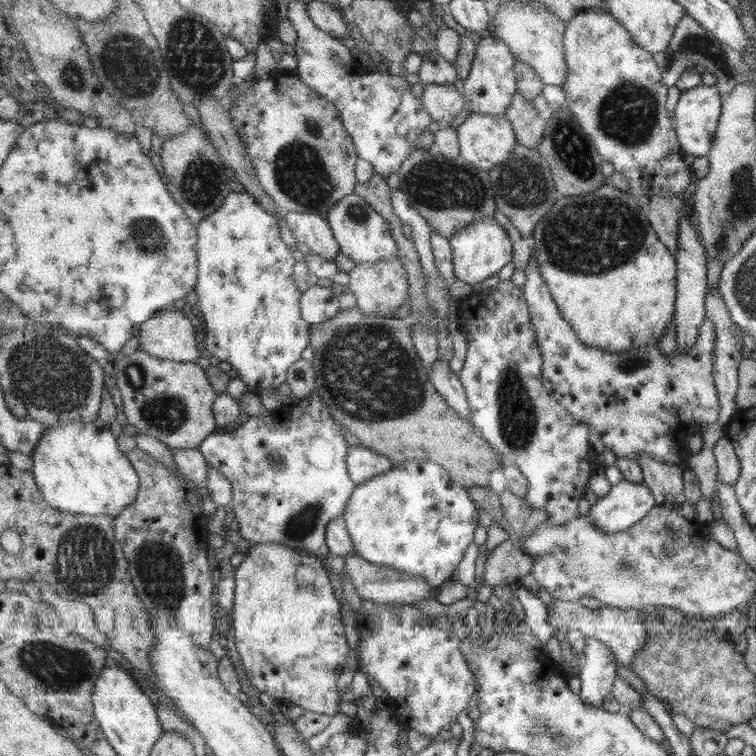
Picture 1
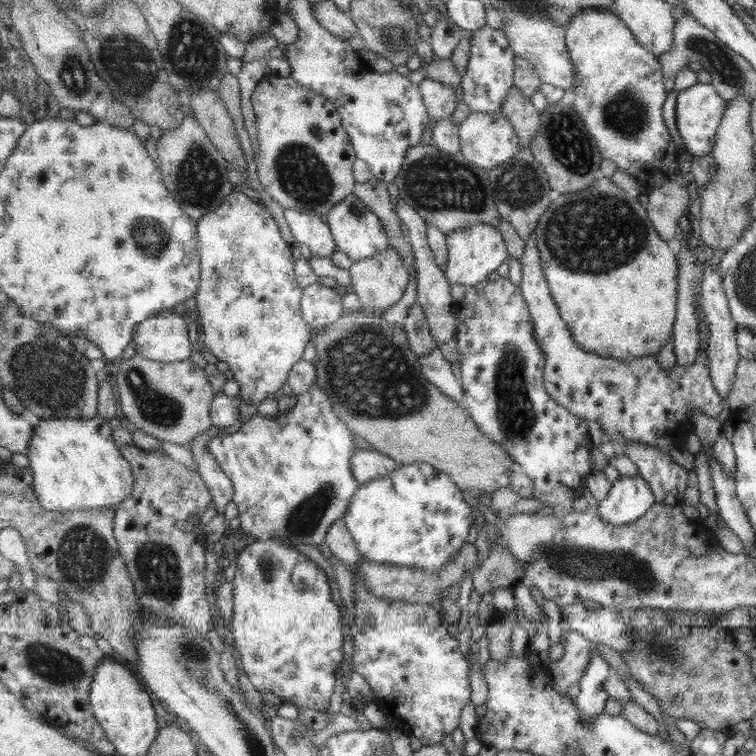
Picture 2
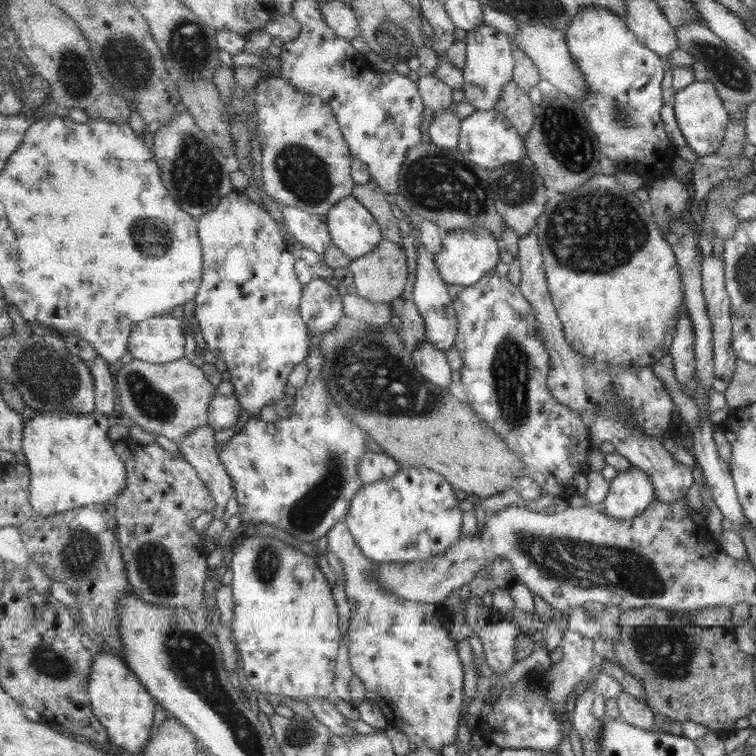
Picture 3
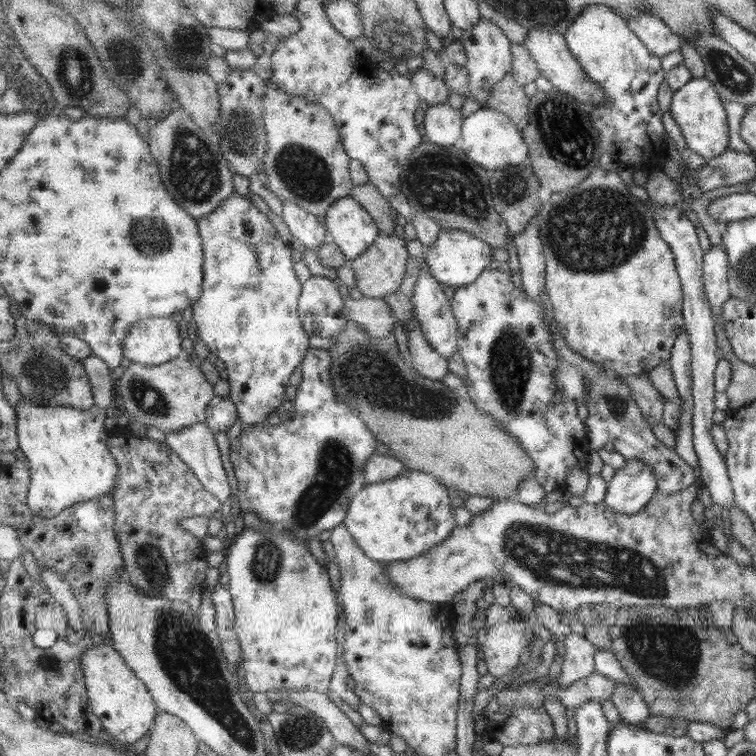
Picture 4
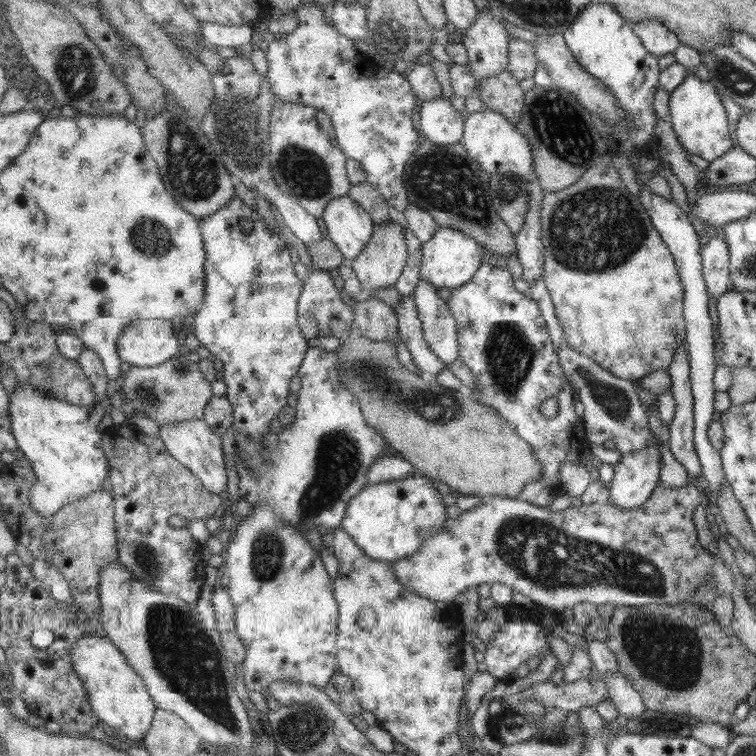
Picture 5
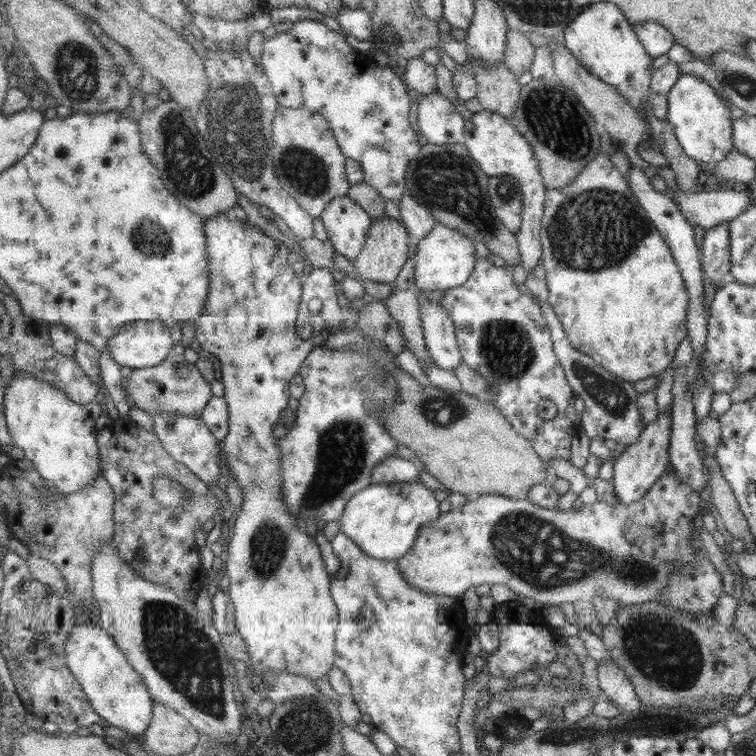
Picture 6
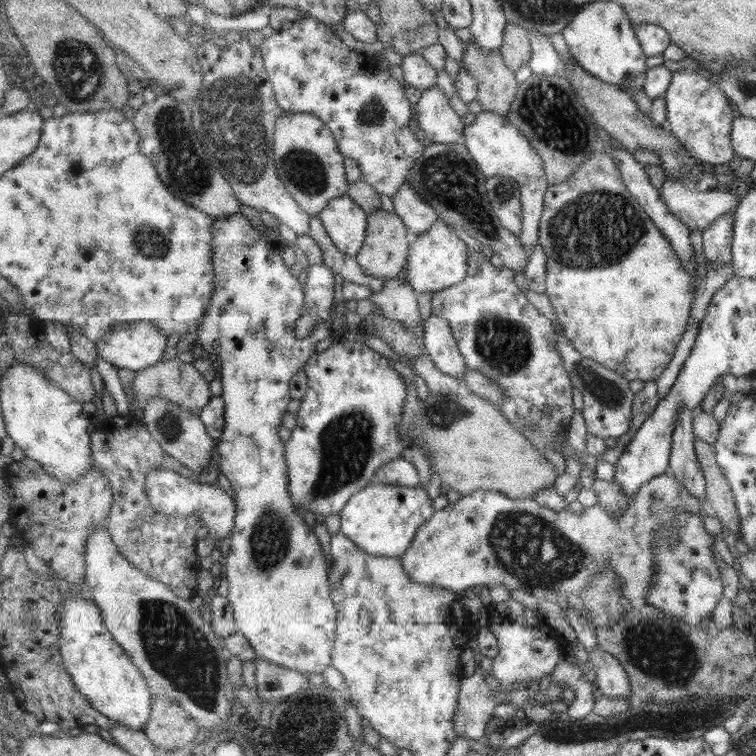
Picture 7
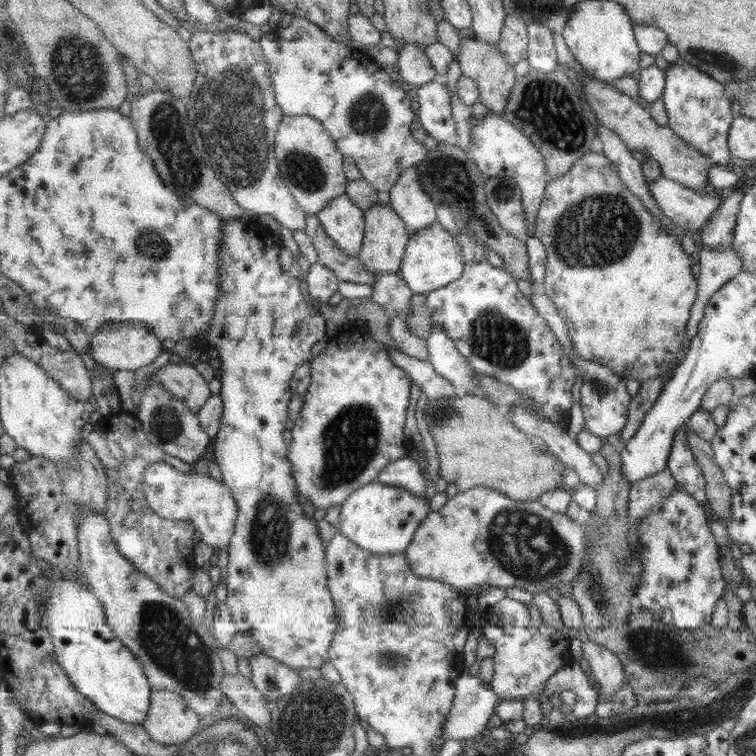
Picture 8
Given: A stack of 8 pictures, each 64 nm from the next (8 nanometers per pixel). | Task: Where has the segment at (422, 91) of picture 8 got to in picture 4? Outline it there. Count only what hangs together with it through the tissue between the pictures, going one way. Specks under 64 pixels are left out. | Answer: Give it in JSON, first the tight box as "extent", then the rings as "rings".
{"extent":[423,103,463,146],"rings":[[[448,103],[429,105],[423,120],[425,137],[439,146],[458,146],[462,137],[463,122],[461,109],[452,108]]]}

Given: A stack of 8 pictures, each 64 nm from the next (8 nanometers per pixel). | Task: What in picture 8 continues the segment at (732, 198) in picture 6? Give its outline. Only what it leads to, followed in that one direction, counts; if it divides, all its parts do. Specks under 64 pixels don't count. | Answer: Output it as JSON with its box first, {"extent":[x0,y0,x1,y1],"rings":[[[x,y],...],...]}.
{"extent":[647,176,722,231],"rings":[[[663,176],[647,182],[647,187],[661,211],[689,231],[699,231],[722,202],[716,193],[694,191]]]}

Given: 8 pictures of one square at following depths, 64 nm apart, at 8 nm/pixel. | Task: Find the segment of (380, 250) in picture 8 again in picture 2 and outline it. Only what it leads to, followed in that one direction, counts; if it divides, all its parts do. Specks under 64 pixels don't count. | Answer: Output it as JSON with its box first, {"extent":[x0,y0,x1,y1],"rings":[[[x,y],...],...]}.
{"extent":[349,246,409,315],"rings":[[[389,246],[387,252],[377,254],[375,258],[366,258],[365,261],[355,261],[354,266],[349,270],[353,278],[350,289],[359,297],[363,308],[370,314],[380,315],[389,310],[393,304],[397,304],[409,286],[409,271],[401,254]]]}

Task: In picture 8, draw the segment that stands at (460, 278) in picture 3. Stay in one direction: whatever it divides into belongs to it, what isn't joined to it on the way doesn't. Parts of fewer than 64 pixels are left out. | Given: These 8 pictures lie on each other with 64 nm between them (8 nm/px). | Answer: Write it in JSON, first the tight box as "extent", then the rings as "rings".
{"extent":[398,221,466,293],"rings":[[[436,221],[429,228],[423,228],[423,230],[417,230],[411,234],[402,269],[399,270],[398,276],[403,278],[416,293],[430,293],[433,290],[439,290],[463,276],[466,264],[464,264],[465,256],[463,256],[461,248],[458,237],[449,234],[449,230],[445,230]]]}

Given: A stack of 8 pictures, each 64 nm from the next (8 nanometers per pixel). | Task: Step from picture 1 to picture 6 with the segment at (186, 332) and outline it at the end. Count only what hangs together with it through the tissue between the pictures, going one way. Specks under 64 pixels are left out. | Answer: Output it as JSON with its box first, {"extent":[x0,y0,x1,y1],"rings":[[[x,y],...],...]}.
{"extent":[107,321,175,369],"rings":[[[133,321],[107,342],[113,360],[131,369],[157,366],[170,356],[175,340],[163,321]]]}

